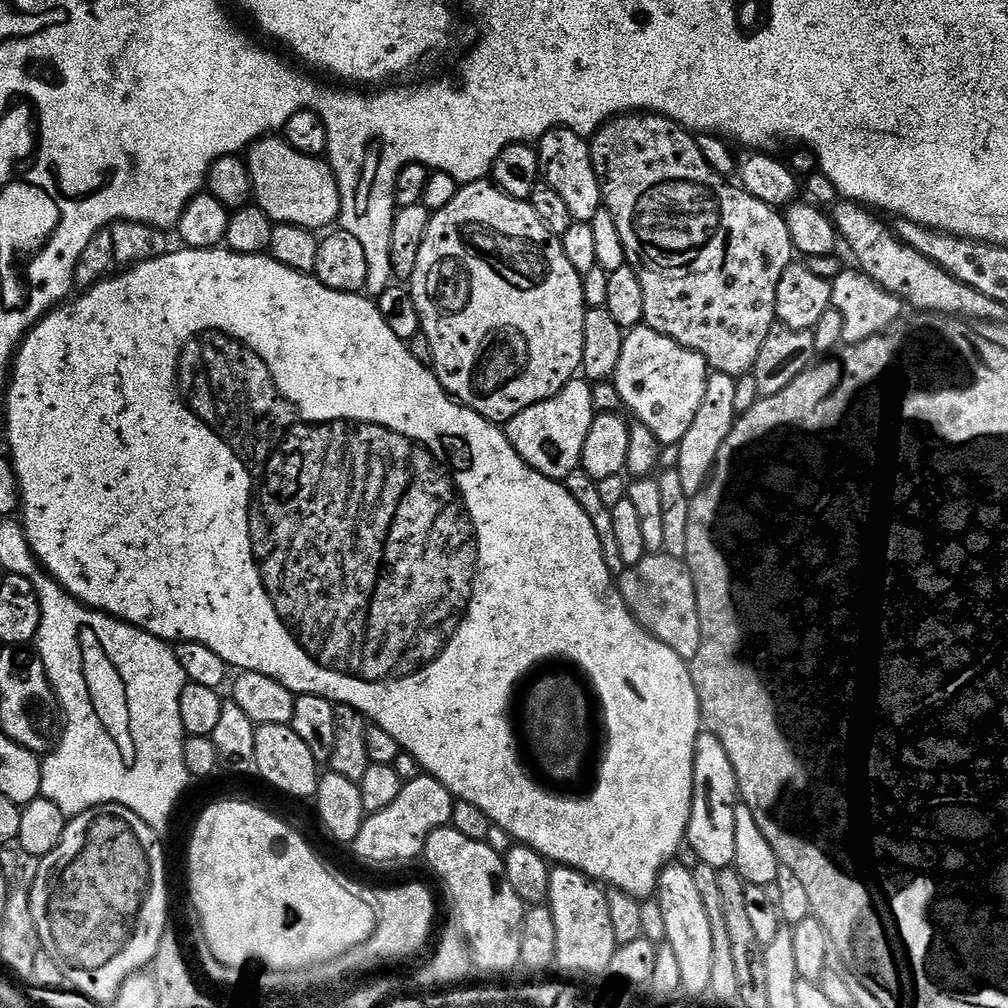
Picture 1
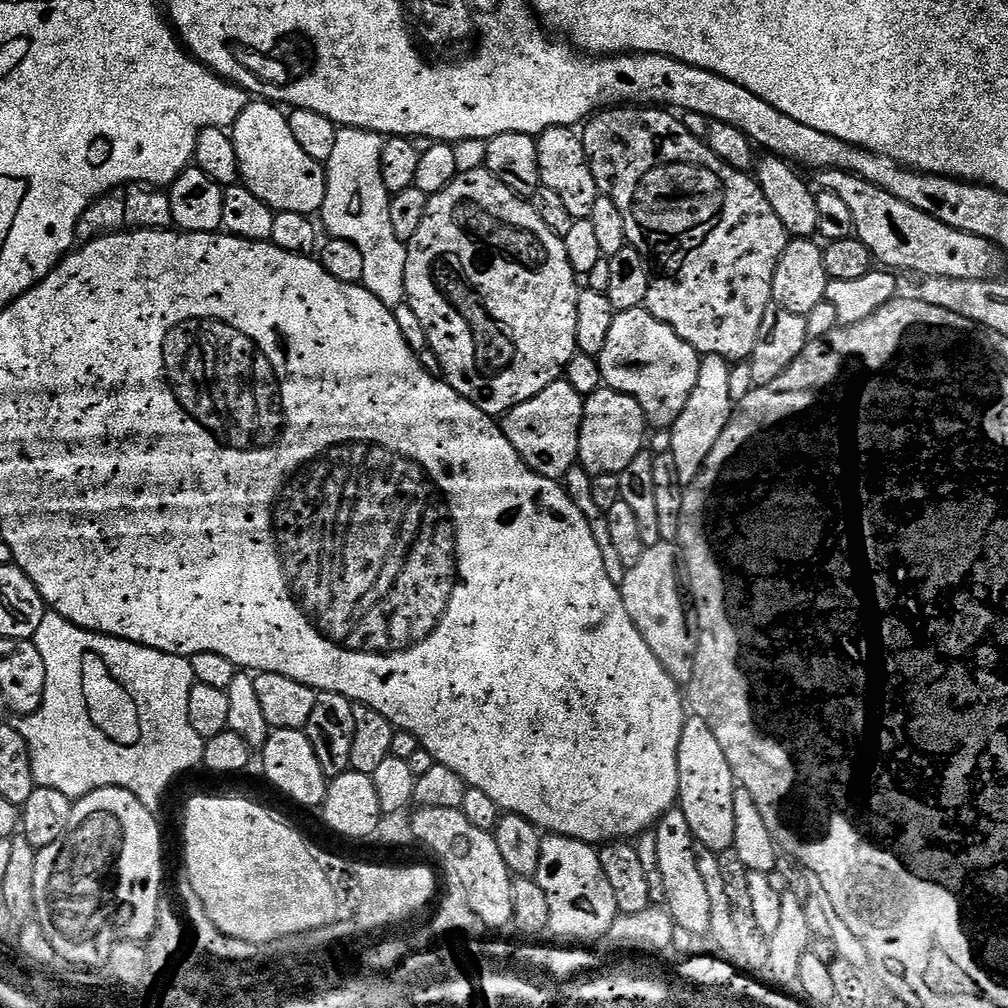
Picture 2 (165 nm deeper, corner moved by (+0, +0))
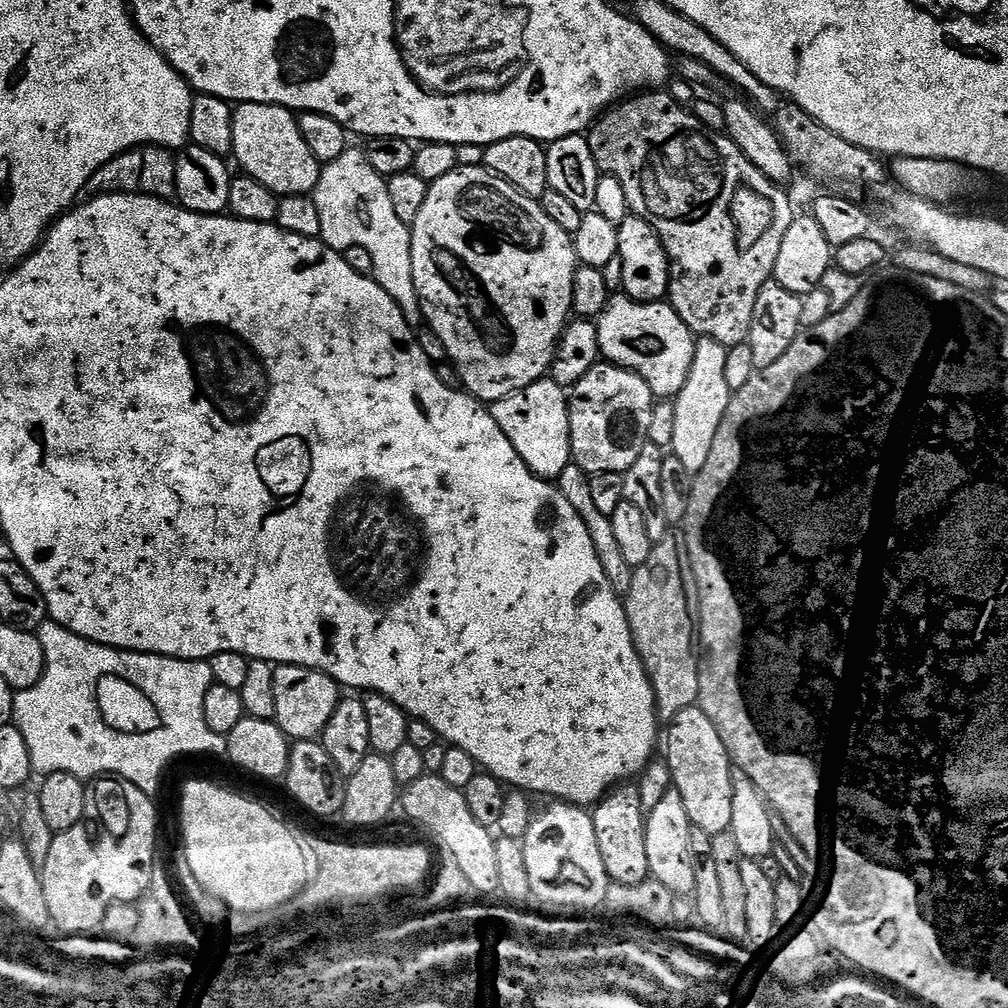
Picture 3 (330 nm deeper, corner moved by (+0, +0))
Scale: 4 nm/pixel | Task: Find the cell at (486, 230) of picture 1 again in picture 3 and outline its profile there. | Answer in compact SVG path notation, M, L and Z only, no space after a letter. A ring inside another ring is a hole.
M483 166L455 167L452 172L443 174L442 178L429 183L426 203L418 218L410 225L412 230L412 269L414 270L414 290L420 299L420 315L423 323L431 332L438 334L444 347L445 357L456 367L460 375L459 383L463 391L476 397L481 402L501 400L536 380L543 380L549 375L552 360L556 357L556 345L560 343L560 335L564 333L564 325L569 323L572 311L572 295L574 294L574 274L578 267L576 251L572 245L572 236L558 222L546 218L539 199L527 196L514 186L506 183L501 176L495 176Z

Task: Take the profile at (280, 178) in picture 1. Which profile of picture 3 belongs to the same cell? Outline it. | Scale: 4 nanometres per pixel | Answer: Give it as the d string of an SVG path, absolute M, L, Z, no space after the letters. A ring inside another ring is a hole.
M237 104L232 113L232 129L234 142L232 156L240 163L239 171L252 176L262 186L281 196L306 196L316 191L320 177L321 164L310 154L310 146L306 146L306 138L302 138L297 117L289 109L277 104Z

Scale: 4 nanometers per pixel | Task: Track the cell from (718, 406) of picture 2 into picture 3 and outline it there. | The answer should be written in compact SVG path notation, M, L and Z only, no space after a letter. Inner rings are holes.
M699 337L696 342L694 360L686 384L673 399L672 430L670 432L671 455L680 460L685 471L692 476L705 466L710 454L710 446L717 434L718 426L729 408L732 389L726 382L726 352L724 345L714 339Z

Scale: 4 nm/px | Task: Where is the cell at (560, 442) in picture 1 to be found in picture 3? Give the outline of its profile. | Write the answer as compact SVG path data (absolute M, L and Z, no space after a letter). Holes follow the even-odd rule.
M551 378L536 380L501 400L491 401L490 411L498 430L510 438L510 446L538 477L558 478L568 464L573 463L570 442L569 393Z

